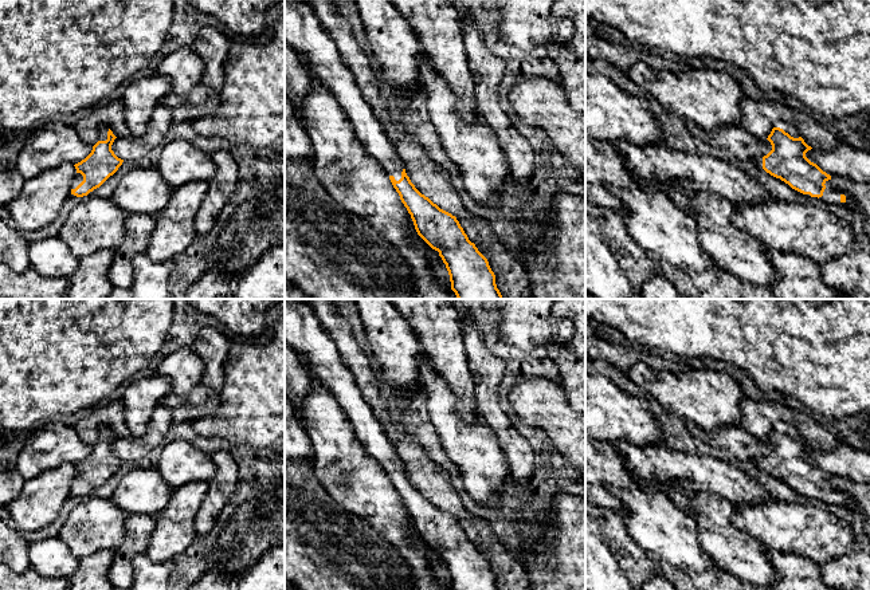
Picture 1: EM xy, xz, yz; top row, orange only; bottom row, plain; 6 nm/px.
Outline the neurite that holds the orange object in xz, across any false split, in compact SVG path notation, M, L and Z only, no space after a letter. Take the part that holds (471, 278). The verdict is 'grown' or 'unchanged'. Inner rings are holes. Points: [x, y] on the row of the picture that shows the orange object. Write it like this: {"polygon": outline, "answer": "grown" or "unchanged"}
{"polygon": "M285 0L285 43L301 56L301 62L309 66L314 78L322 82L340 105L344 115L352 123L357 139L362 143L368 156L375 158L383 172L389 177L414 221L418 235L439 252L450 275L451 290L458 299L503 299L495 284L495 275L487 259L471 243L451 213L440 209L428 197L422 194L405 173L404 164L392 141L385 134L380 119L371 105L364 99L362 91L356 83L353 70L341 58L338 47L326 28L321 24L314 7L302 0Z", "answer": "grown"}

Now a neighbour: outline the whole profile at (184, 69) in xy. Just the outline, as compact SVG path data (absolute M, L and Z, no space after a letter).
M183 47L165 55L158 66L158 74L171 80L172 93L187 94L201 83L204 64L192 47Z

